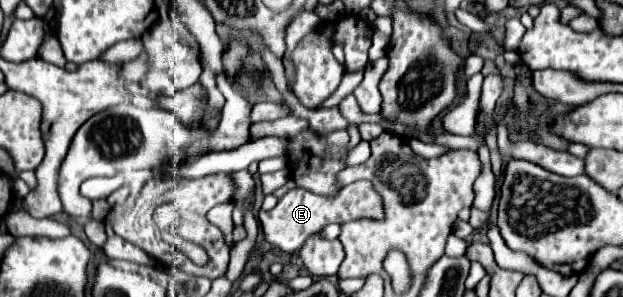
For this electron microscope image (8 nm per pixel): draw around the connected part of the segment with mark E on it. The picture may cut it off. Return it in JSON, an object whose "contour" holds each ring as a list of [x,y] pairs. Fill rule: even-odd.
{"contour":[[[362,180],[342,187],[338,195],[332,197],[322,197],[300,187],[290,189],[274,209],[260,211],[258,219],[262,223],[262,231],[268,243],[272,243],[284,253],[296,253],[302,249],[302,245],[310,235],[318,233],[322,227],[330,223],[346,223],[354,219],[384,219],[384,211],[382,211],[382,197],[374,191],[370,181]]]}

